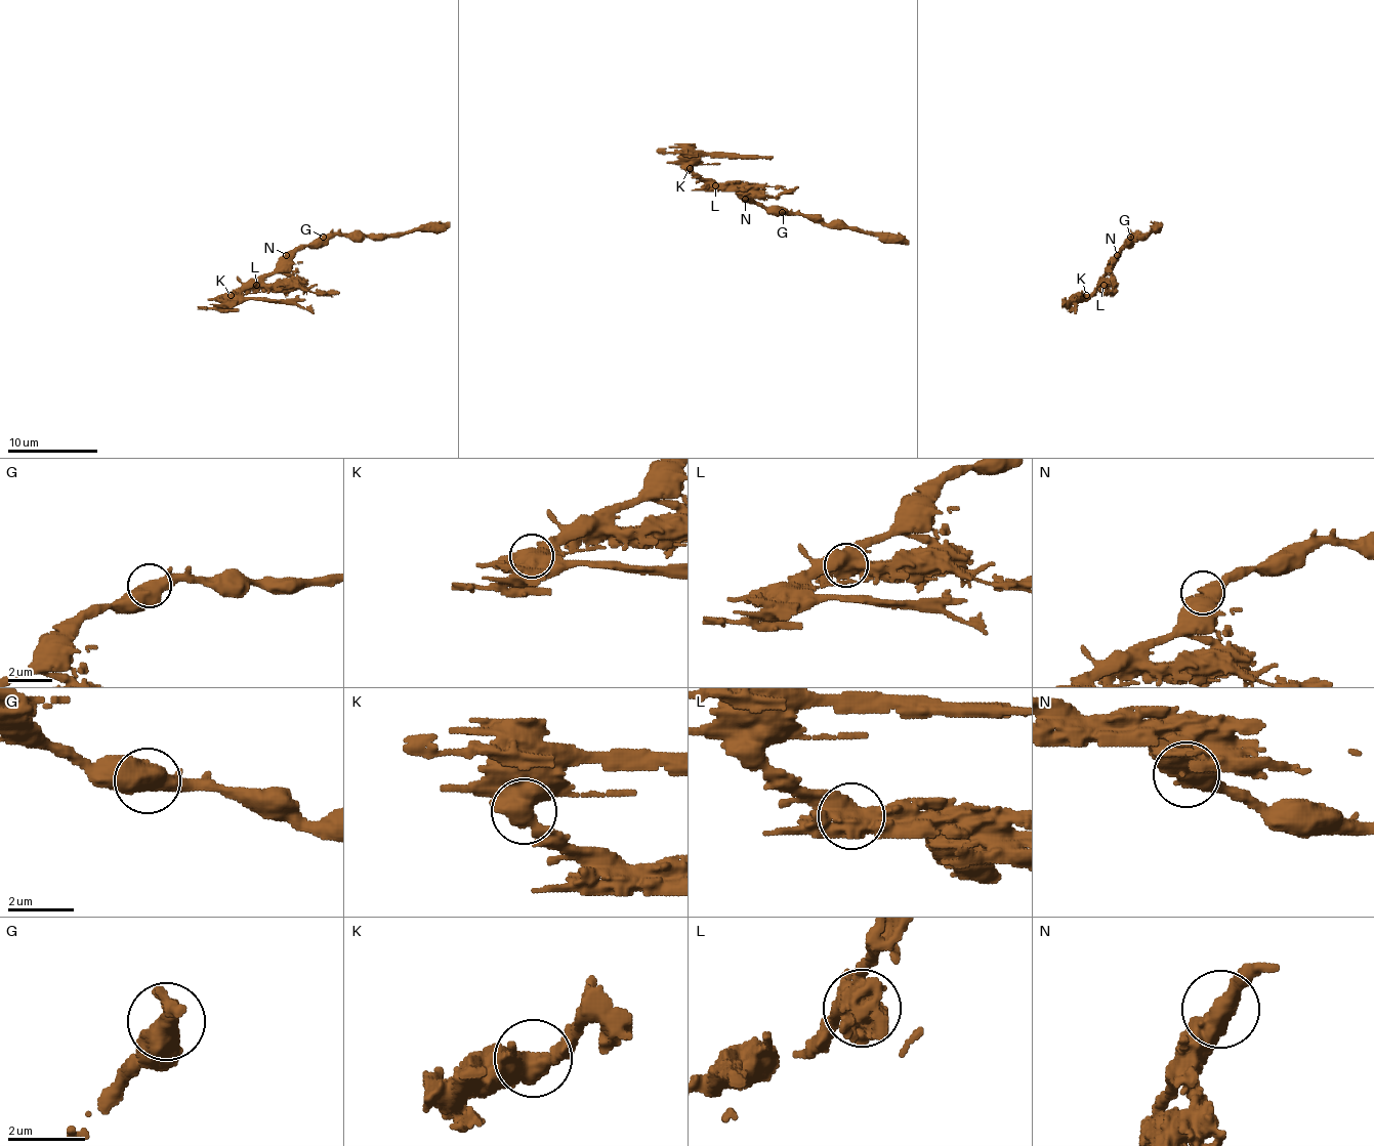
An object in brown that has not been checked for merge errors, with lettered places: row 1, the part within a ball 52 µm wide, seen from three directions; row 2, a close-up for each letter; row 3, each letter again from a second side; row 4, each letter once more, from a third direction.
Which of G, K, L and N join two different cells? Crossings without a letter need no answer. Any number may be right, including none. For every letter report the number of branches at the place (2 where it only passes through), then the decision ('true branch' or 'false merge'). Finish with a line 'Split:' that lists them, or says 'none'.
G: 3 branches meet; true branch
K: 2 branches meet; false merge
L: 4 branches meet; false merge
N: 2 branches meet; true branch
Split: K, L

